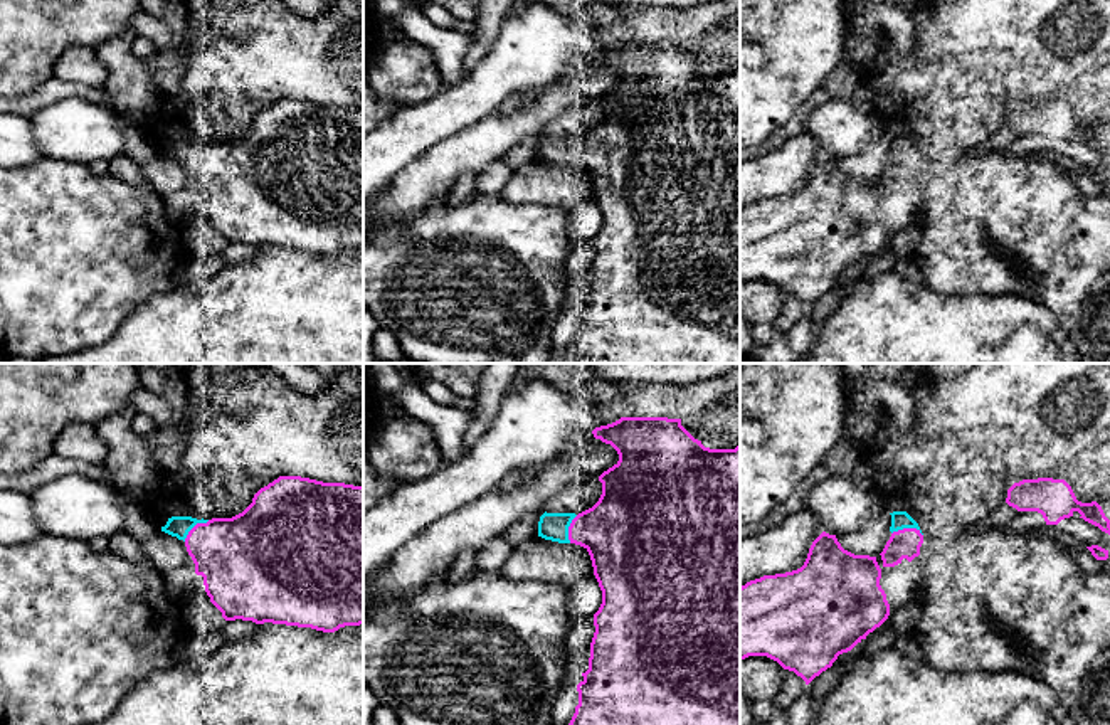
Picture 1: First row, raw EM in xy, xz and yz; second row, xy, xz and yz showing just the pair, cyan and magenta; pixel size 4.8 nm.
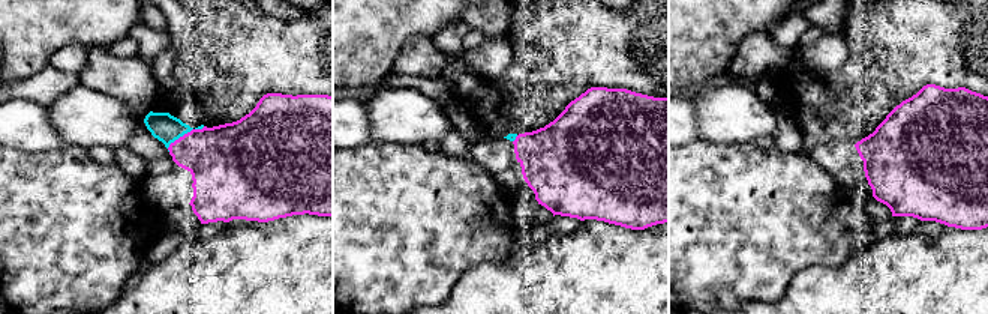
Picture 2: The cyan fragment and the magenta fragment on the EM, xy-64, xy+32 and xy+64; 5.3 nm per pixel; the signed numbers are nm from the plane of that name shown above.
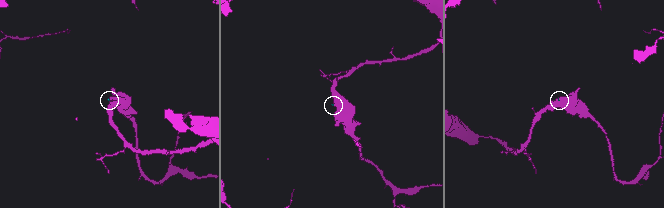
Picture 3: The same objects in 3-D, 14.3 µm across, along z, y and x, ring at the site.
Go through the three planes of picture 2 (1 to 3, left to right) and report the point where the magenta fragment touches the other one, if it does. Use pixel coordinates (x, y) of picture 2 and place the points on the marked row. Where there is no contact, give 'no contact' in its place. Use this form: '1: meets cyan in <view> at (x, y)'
1: meets cyan in xy-64 at (177, 138)
2: meets cyan in xy+32 at (514, 138)
3: no contact

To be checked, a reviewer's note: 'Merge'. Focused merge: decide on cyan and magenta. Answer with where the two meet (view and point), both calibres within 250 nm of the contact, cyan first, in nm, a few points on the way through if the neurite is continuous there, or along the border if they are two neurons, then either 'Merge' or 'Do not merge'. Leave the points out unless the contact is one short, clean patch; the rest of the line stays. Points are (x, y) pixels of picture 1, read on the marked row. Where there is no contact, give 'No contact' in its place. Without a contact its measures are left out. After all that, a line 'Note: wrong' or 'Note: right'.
Touches cyan at yz (907, 527). Thickness 90 nm (cyan) against 140 nm. Merge
Note: right

